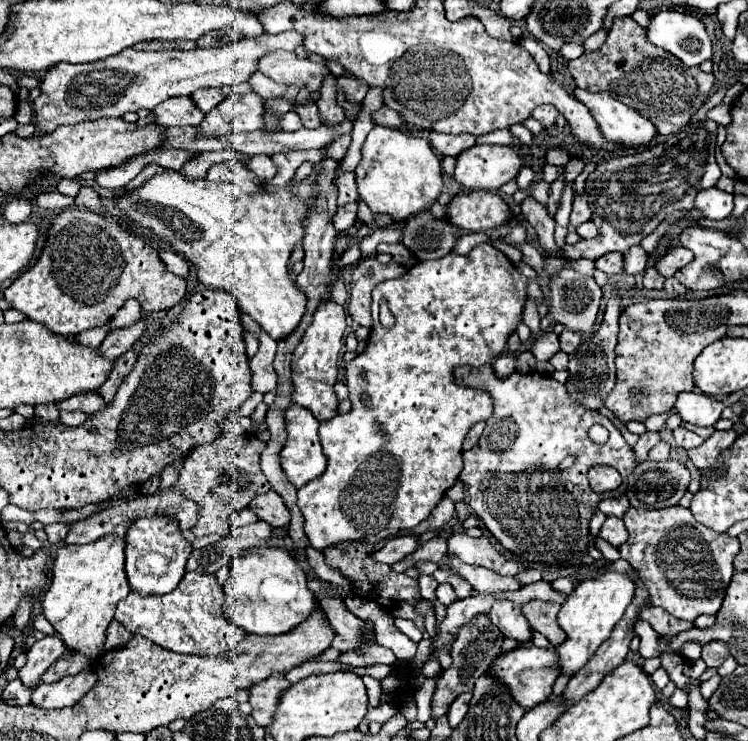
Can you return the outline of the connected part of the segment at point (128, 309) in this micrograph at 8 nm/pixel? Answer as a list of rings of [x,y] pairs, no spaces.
[[[128,301],[126,307],[122,307],[114,319],[110,321],[108,325],[108,331],[116,331],[116,329],[124,329],[124,327],[130,327],[134,325],[136,321],[140,321],[142,313],[140,313],[140,307],[138,307],[138,301]]]

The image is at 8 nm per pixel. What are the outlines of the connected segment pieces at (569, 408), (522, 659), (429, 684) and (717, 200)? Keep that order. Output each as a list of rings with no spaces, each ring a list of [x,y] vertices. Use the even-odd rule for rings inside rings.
[[[458,365],[458,367],[454,367],[454,379],[456,379],[458,385],[484,387],[484,389],[494,397],[494,413],[492,413],[492,417],[486,421],[486,427],[484,427],[484,433],[482,433],[478,445],[464,453],[464,469],[462,469],[462,473],[460,473],[460,481],[466,485],[468,495],[470,495],[468,505],[472,507],[472,513],[486,525],[486,529],[500,541],[500,545],[502,545],[506,551],[510,551],[510,553],[514,553],[514,555],[526,559],[528,563],[542,563],[542,565],[576,565],[576,563],[580,563],[580,557],[582,557],[582,555],[586,553],[586,549],[588,549],[588,523],[590,523],[590,517],[592,517],[596,505],[598,505],[602,499],[606,499],[606,497],[624,495],[624,491],[626,491],[626,479],[628,479],[628,475],[630,475],[630,473],[634,471],[634,467],[636,467],[634,453],[632,453],[632,449],[628,447],[628,443],[624,441],[624,437],[620,435],[620,431],[610,423],[610,419],[602,417],[598,411],[586,409],[586,407],[582,407],[580,403],[576,403],[576,401],[568,395],[566,385],[562,385],[562,383],[558,383],[556,379],[552,379],[550,375],[544,375],[544,373],[538,373],[538,371],[530,371],[530,373],[514,371],[514,373],[510,373],[508,377],[502,377],[502,379],[500,379],[500,377],[496,375],[496,371],[494,371],[492,365],[482,365],[482,367]],[[594,423],[600,423],[600,425],[608,427],[608,431],[610,431],[608,441],[602,443],[602,445],[594,443],[594,441],[588,437],[588,429],[590,429]],[[568,455],[574,457],[574,465],[572,465],[570,469],[562,469],[560,463],[562,463]],[[594,465],[614,467],[614,469],[622,475],[622,485],[620,485],[618,489],[614,489],[614,491],[608,491],[608,493],[600,493],[600,495],[594,493],[594,491],[590,489],[590,485],[588,485],[588,469],[594,467]]]
[[[528,645],[528,647],[522,647],[522,649],[516,649],[512,653],[506,653],[502,657],[498,657],[494,663],[492,663],[492,675],[496,679],[502,679],[506,685],[510,685],[510,691],[514,695],[514,699],[524,707],[524,709],[532,709],[536,707],[538,703],[542,703],[546,697],[552,695],[552,687],[554,687],[554,681],[558,679],[560,675],[560,667],[558,667],[558,653],[554,647],[534,647],[534,645]]]
[[[437,678],[426,679],[414,694],[414,700],[418,708],[417,721],[419,722],[425,723],[431,718],[431,699],[437,680]]]
[[[712,187],[706,191],[700,191],[696,199],[696,209],[704,213],[706,219],[710,221],[722,221],[732,215],[732,195]]]

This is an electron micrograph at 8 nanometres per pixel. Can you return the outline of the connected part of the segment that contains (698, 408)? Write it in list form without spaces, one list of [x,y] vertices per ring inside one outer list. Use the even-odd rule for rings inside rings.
[[[692,391],[692,393],[678,395],[674,409],[682,415],[684,421],[688,421],[692,425],[712,427],[720,419],[724,403],[712,399],[712,397],[704,395],[704,393]]]

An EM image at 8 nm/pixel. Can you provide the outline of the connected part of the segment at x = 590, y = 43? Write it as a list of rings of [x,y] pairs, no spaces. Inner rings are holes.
[[[600,29],[600,31],[598,31],[598,33],[594,33],[590,39],[586,39],[586,43],[584,43],[584,51],[586,51],[586,53],[590,53],[590,51],[600,49],[600,45],[606,41],[606,37],[608,37],[608,33],[606,33],[604,29]]]

